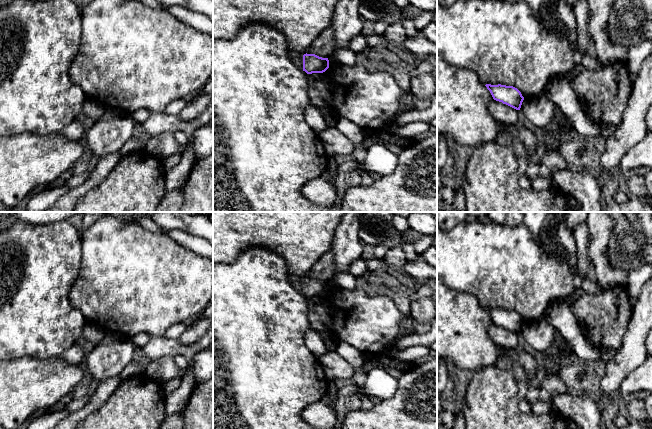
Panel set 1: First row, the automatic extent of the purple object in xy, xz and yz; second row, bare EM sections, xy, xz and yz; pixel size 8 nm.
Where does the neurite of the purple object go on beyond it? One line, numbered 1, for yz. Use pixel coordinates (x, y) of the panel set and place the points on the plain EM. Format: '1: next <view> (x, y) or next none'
1: next none

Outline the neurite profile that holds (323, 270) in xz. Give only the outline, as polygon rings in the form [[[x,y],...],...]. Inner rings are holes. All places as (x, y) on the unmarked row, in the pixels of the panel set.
[[[332,251],[325,253],[312,267],[307,278],[328,282],[334,276],[335,260]]]

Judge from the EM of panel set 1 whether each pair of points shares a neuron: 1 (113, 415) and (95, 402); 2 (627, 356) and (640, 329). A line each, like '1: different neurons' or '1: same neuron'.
1: different neurons
2: same neuron

